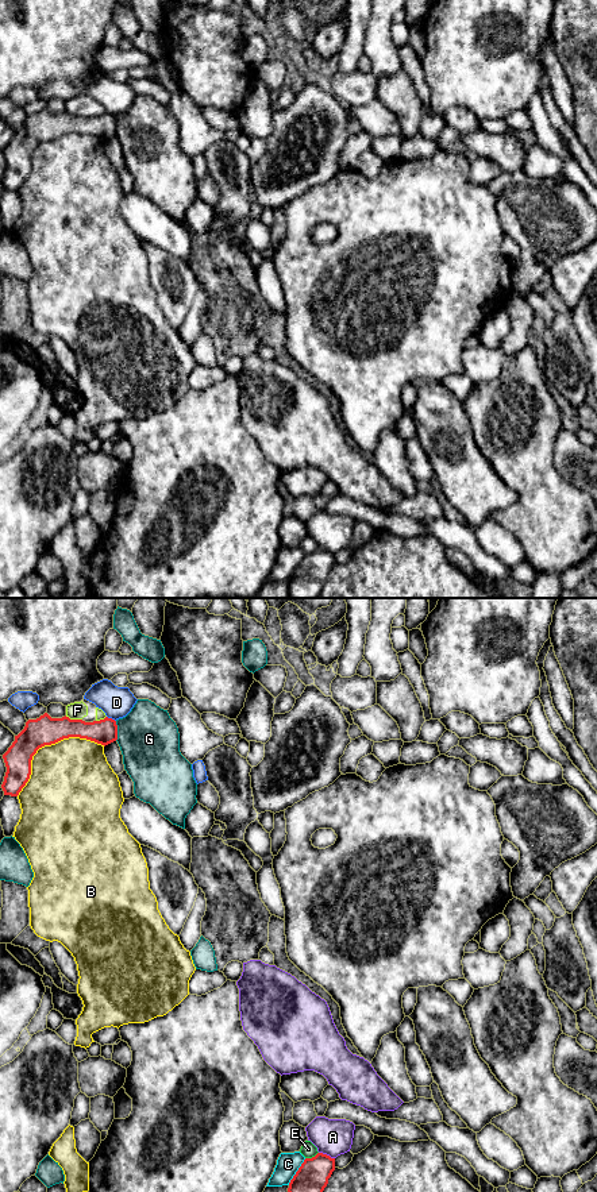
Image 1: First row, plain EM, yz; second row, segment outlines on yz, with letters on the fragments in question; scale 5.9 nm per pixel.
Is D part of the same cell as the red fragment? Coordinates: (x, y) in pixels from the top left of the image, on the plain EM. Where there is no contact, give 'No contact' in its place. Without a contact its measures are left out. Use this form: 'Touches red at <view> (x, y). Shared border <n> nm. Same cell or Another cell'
Touches red at yz (111, 114). Shared border 70 nm. Another cell

